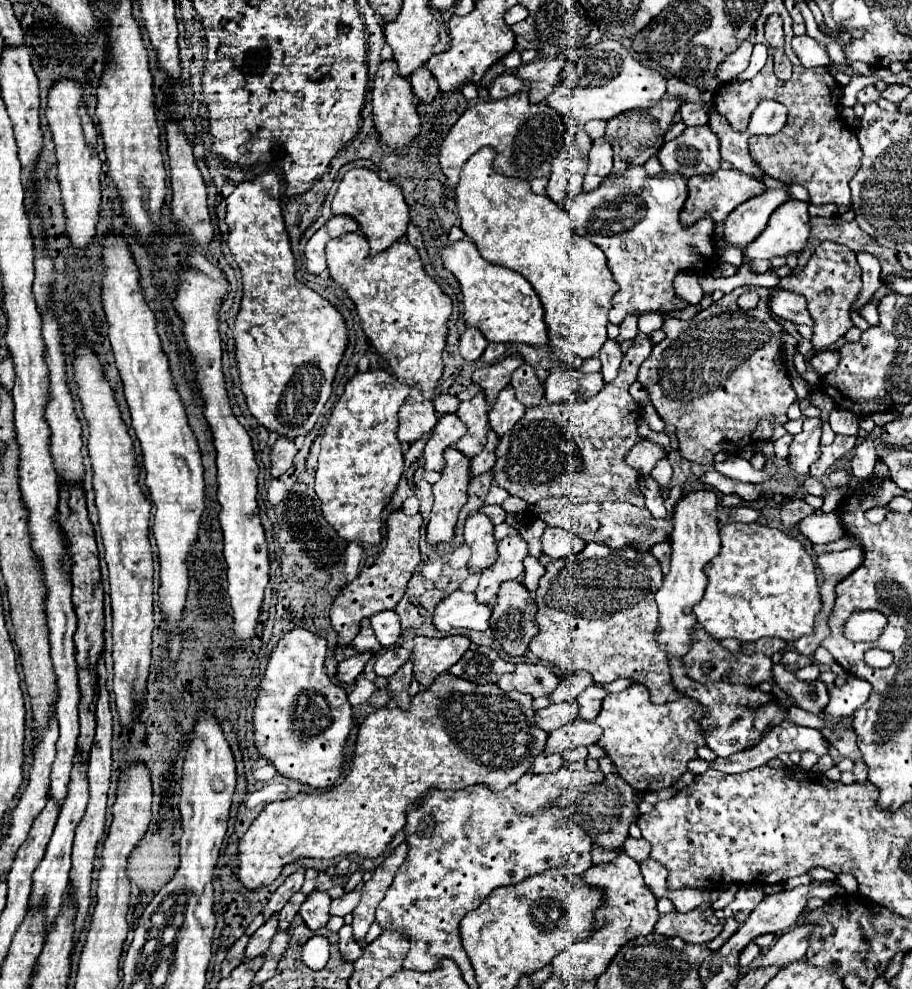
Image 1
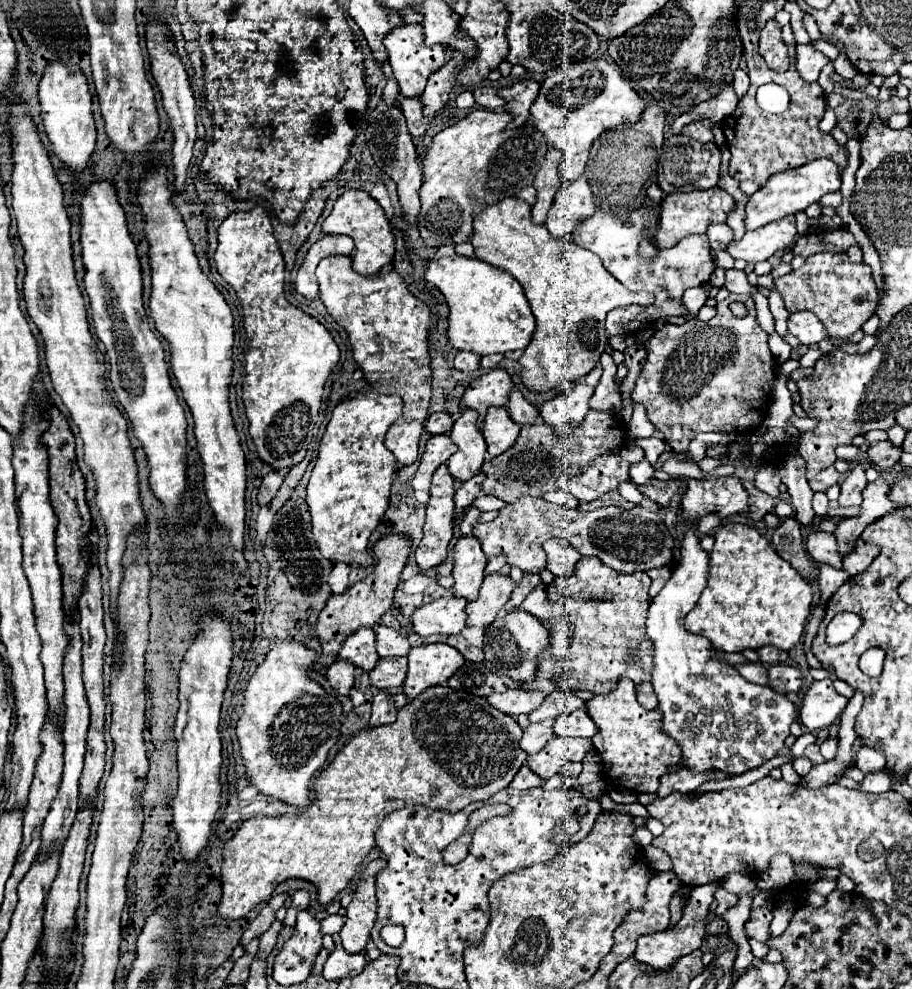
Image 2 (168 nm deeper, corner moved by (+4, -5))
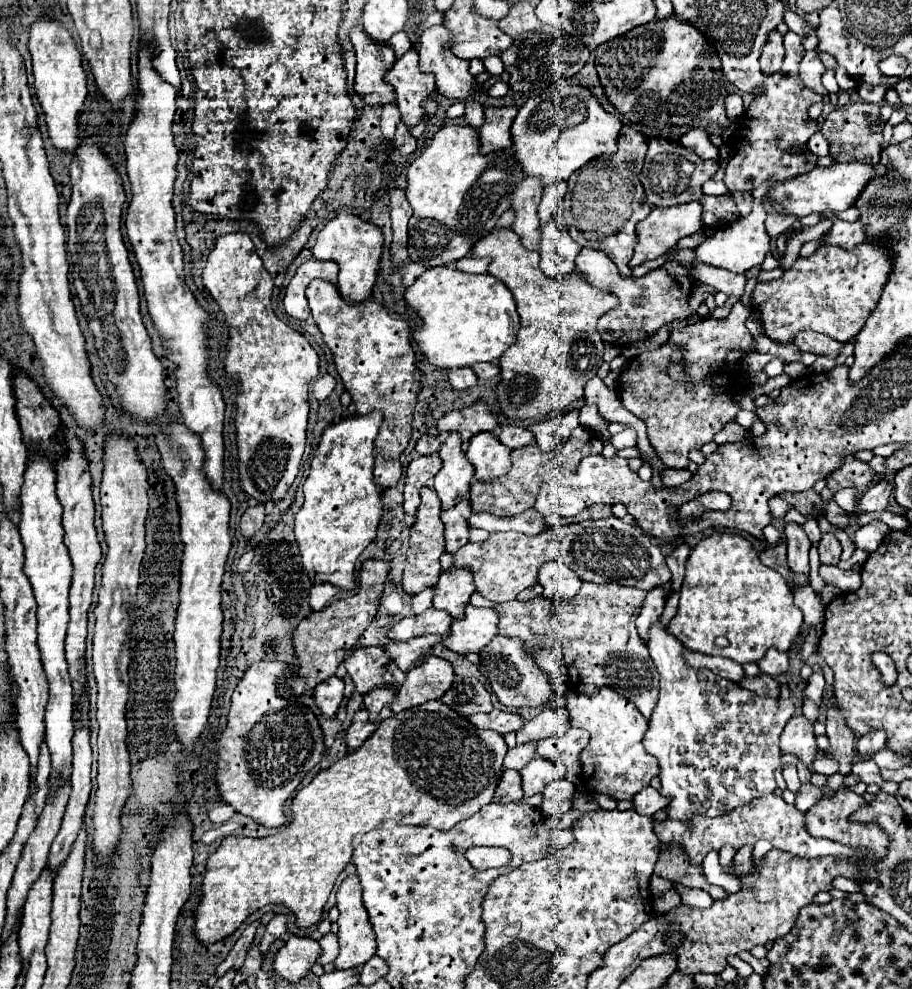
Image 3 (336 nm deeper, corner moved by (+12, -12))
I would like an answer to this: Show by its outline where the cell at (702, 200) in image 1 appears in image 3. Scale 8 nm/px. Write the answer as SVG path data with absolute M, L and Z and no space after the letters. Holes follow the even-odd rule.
M687 202L687 204L673 206L673 208L657 208L655 206L651 210L651 214L637 224L637 244L635 244L635 254L629 262L629 266L635 268L635 266L647 262L647 260L659 258L661 254L671 250L681 238L699 232L703 226L705 224L703 224L703 206L701 206L701 202Z

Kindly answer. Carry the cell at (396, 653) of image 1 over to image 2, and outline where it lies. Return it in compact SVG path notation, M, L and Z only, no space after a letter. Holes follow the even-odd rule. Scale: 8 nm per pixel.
M407 657L379 659L375 669L369 673L371 685L377 689L387 689L391 695L399 693L407 675Z

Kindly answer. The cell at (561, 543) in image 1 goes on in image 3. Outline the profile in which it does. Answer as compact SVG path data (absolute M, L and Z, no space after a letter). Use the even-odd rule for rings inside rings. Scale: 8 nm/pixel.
M547 560L539 568L539 584L545 588L543 596L553 598L571 598L581 588L579 576L559 560Z

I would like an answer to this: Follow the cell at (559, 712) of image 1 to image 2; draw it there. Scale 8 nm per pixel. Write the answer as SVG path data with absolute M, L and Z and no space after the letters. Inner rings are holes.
M545 719L545 721L541 721L541 723L531 723L525 731L523 731L523 737L521 737L521 741L519 741L519 747L527 753L527 755L535 755L535 753L539 753L543 747L545 747L545 743L549 741L549 739L553 739L553 719Z

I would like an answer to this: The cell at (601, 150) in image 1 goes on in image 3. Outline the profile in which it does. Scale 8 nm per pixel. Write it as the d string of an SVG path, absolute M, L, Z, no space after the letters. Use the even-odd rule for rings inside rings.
M553 216L551 222L541 226L541 270L551 278L565 278L569 272L575 270L575 256L579 254L581 246L569 236L569 224Z

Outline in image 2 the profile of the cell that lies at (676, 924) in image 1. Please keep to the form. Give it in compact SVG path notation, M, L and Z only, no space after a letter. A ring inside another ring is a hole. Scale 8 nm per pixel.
M691 893L691 899L687 901L687 905L683 909L683 917L681 917L681 921L675 927L669 927L665 931L649 933L649 935L641 935L639 937L633 957L647 967L643 971L649 971L649 973L669 971L679 957L689 955L691 951L695 951L695 949L699 949L703 945L703 935L707 935L705 933L705 925L707 925L711 901L713 899L707 899L707 893Z

